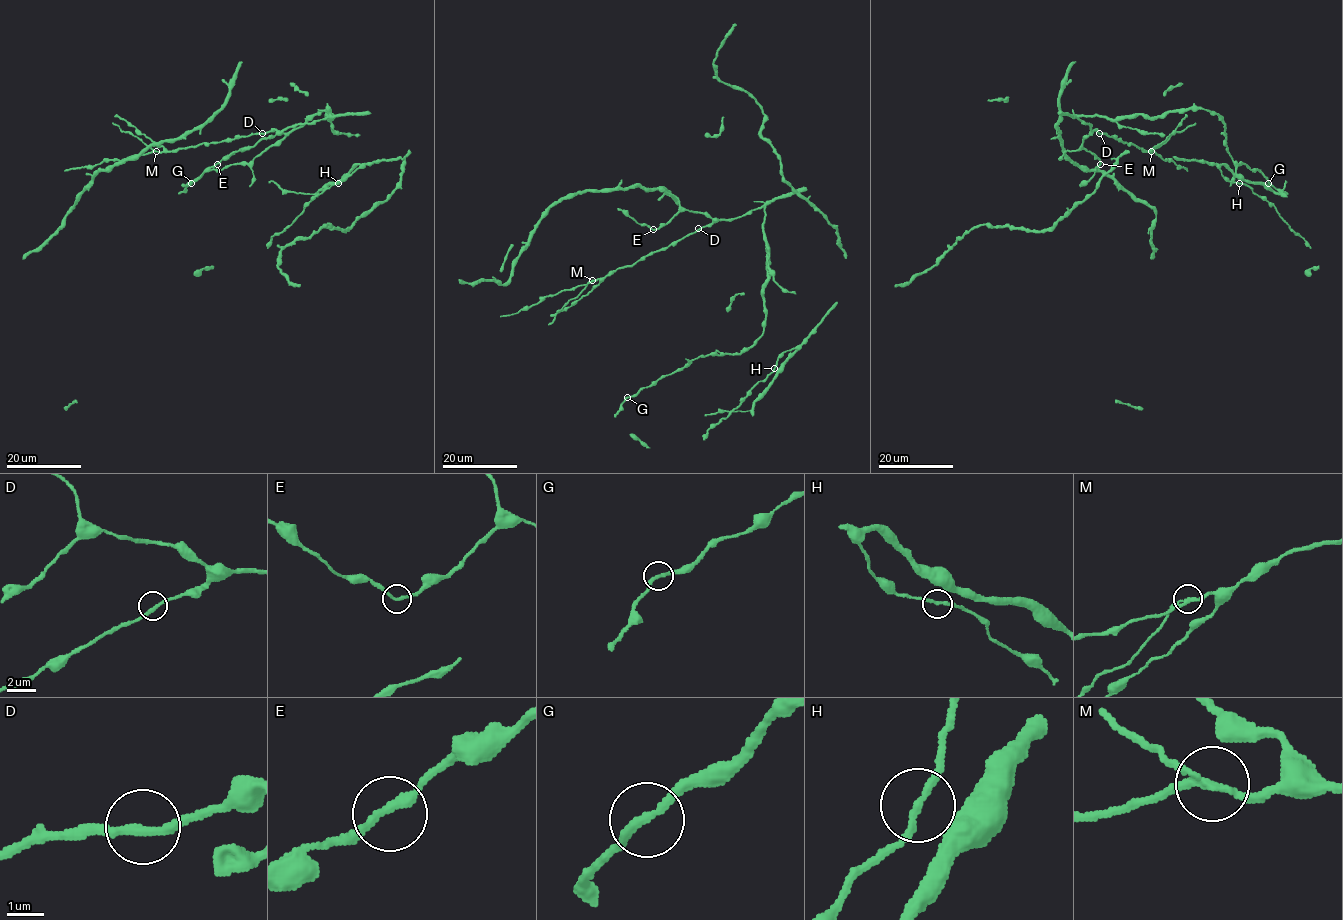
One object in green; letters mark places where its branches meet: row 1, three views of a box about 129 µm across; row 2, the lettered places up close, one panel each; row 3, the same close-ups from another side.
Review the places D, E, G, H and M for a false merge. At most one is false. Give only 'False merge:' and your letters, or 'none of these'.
False merge: M

